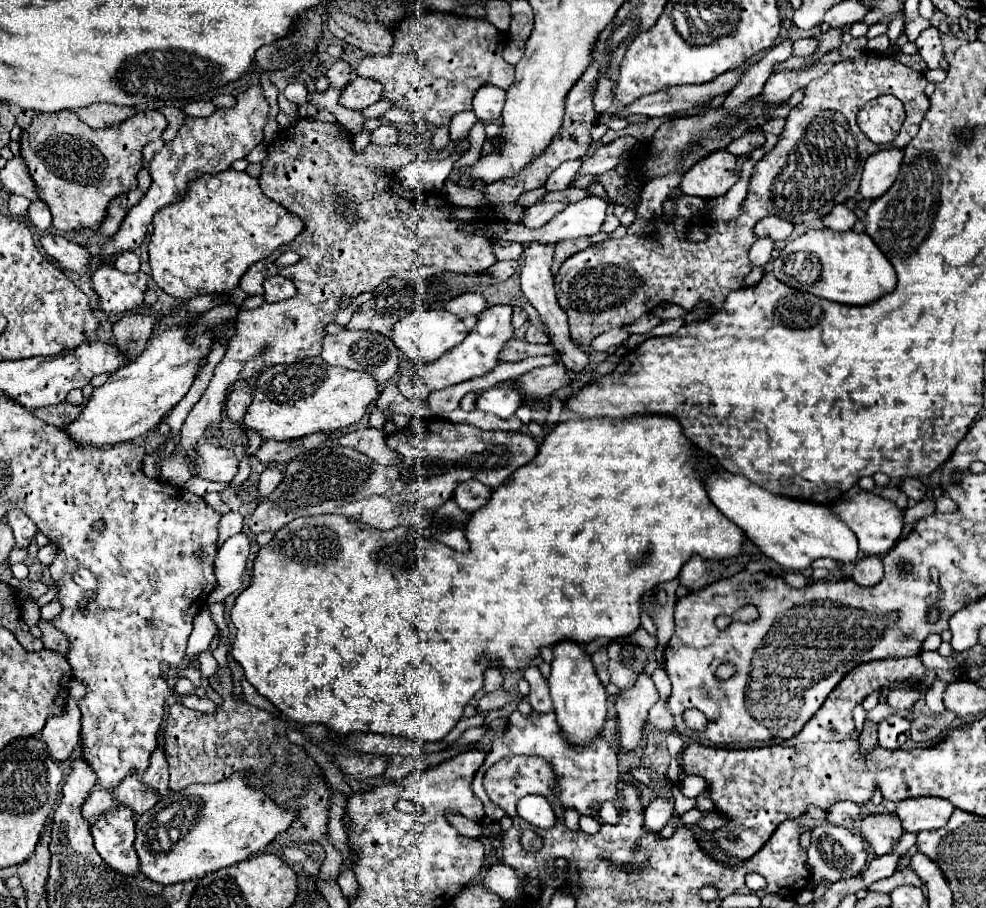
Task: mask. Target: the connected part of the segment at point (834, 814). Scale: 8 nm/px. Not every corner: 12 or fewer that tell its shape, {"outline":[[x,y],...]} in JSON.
{"outline":[[836,802],[826,810],[830,824],[852,828],[862,816],[854,802]]}

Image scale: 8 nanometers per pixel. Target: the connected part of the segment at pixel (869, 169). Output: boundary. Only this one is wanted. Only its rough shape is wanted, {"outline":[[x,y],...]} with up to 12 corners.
{"outline":[[904,150],[866,160],[860,196],[876,200],[896,180]]}

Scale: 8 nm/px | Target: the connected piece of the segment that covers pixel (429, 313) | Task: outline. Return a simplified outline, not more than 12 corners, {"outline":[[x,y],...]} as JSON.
{"outline":[[414,310],[392,328],[398,350],[430,364],[466,338],[446,310]]}

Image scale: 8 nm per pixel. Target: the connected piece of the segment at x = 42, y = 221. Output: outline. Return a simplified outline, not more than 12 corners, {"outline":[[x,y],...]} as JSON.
{"outline":[[42,200],[30,202],[28,218],[42,232],[52,230],[52,216]]}

